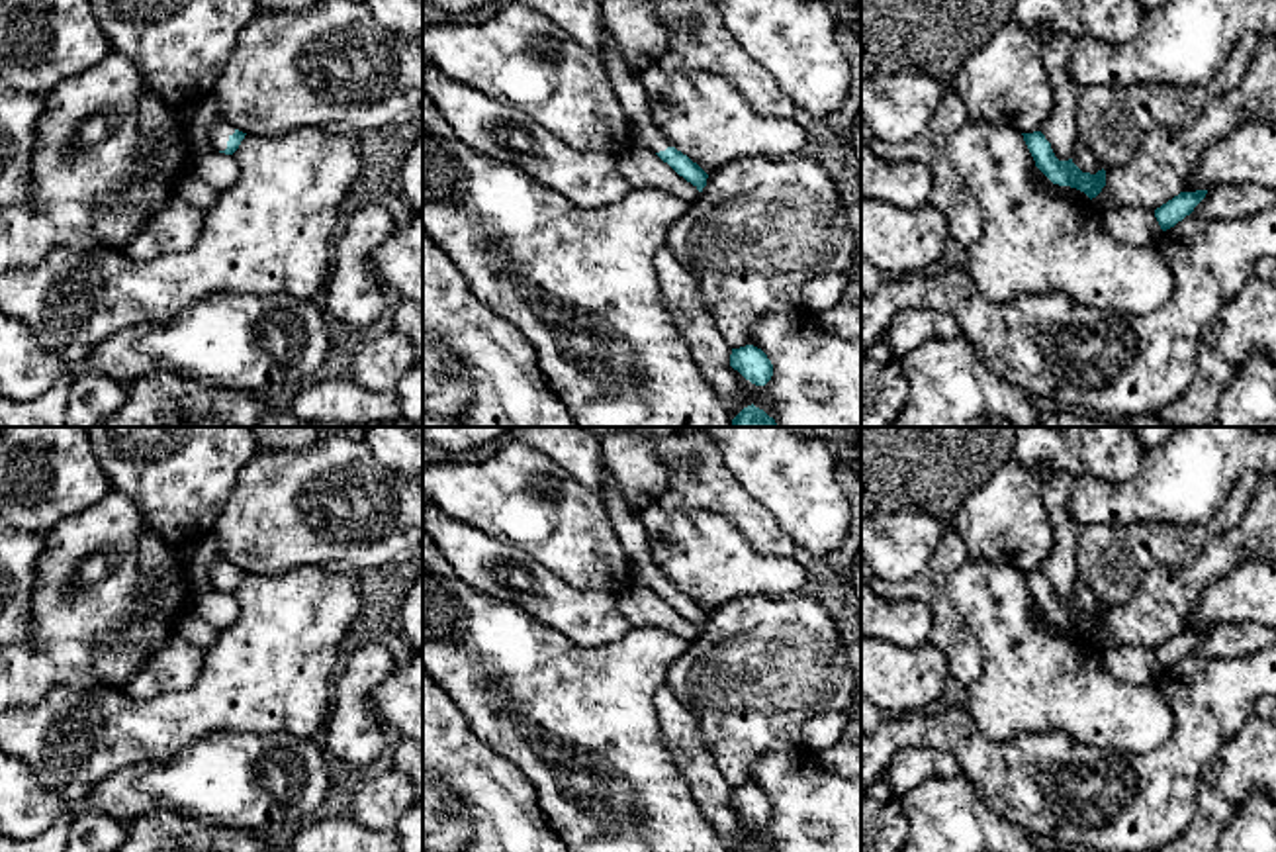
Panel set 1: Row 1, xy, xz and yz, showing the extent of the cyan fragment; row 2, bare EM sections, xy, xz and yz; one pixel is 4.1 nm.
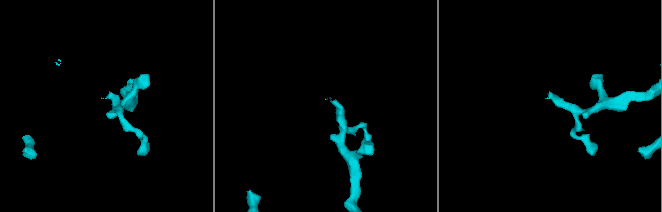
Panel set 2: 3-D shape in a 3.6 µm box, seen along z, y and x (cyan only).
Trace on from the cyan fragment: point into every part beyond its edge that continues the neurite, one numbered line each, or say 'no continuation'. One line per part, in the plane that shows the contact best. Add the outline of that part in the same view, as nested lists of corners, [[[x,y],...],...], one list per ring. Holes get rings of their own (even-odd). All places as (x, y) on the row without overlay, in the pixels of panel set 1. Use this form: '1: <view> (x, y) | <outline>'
1: xy (220, 568) | [[[217,558],[211,562],[209,566],[209,584],[211,590],[225,590],[227,588],[227,580],[229,576],[235,572],[235,566],[225,560],[225,558]]]

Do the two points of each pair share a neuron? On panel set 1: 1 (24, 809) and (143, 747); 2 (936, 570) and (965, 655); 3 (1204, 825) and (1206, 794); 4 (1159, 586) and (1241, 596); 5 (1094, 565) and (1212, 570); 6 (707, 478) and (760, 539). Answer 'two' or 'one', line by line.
1: two
2: one
3: one
4: two
5: two
6: one

